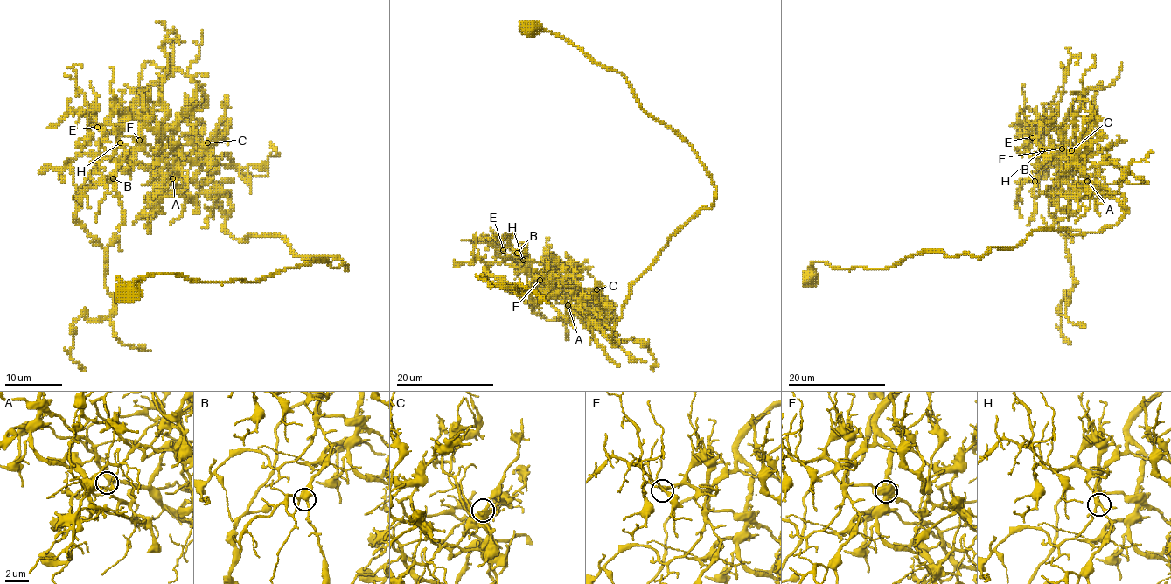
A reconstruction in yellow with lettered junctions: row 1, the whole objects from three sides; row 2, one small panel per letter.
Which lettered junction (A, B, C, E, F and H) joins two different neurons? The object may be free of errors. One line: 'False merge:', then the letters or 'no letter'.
False merge: F

